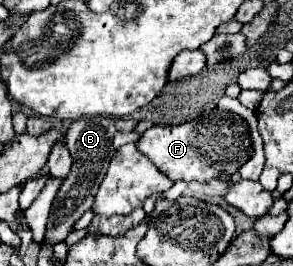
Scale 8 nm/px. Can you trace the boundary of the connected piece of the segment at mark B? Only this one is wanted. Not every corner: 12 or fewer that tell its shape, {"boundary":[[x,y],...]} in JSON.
{"boundary":[[78,119],[66,131],[72,173],[52,203],[42,245],[66,241],[92,207],[134,119]]}

